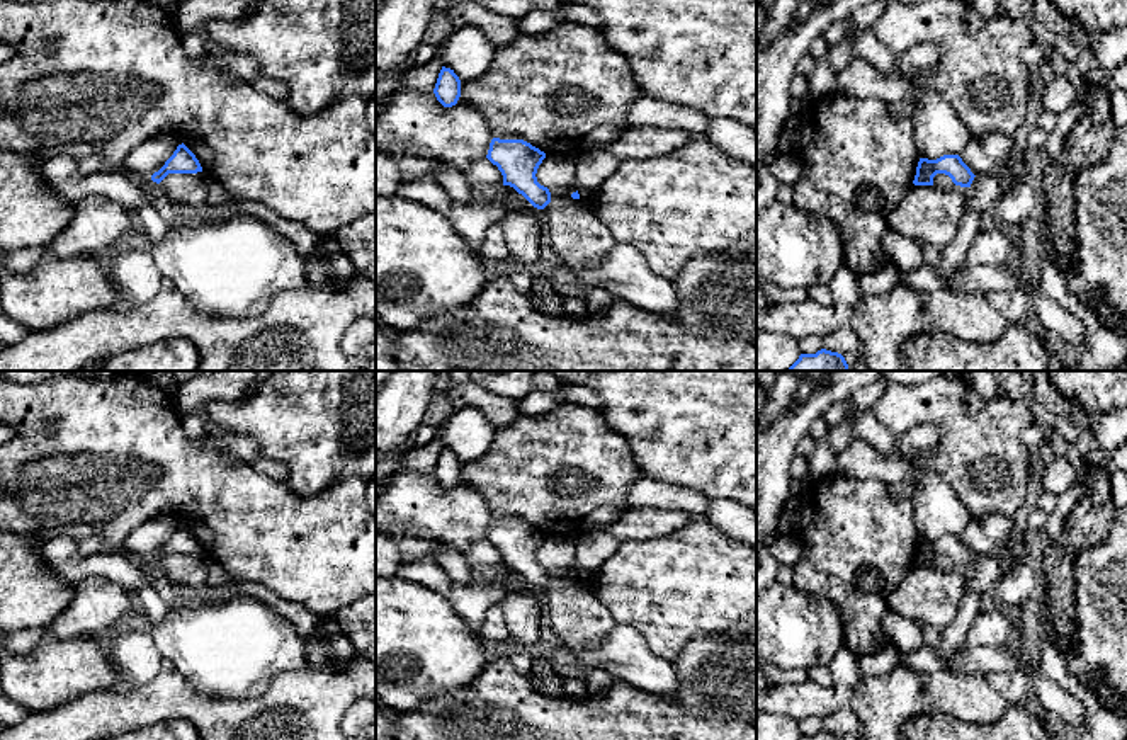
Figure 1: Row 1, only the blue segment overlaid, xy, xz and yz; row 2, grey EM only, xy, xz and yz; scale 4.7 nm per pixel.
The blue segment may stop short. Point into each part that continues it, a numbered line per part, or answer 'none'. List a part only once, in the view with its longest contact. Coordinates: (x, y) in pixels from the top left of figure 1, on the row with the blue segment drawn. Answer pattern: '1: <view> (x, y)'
none

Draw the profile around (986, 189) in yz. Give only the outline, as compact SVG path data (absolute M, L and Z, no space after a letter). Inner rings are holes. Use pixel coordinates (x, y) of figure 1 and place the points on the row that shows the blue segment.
M1020 151L1008 163L993 168L988 174L974 177L969 189L969 201L977 204L977 209L989 216L996 202L1018 182L1030 180L1037 170L1035 157Z

